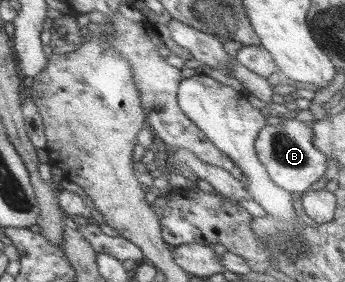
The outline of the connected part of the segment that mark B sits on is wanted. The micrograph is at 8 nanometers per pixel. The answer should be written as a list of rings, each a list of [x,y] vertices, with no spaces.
[[[285,116],[277,125],[266,124],[257,134],[254,143],[260,162],[266,167],[269,177],[279,187],[291,193],[305,193],[327,171],[327,156],[314,146],[313,121],[300,117]]]

